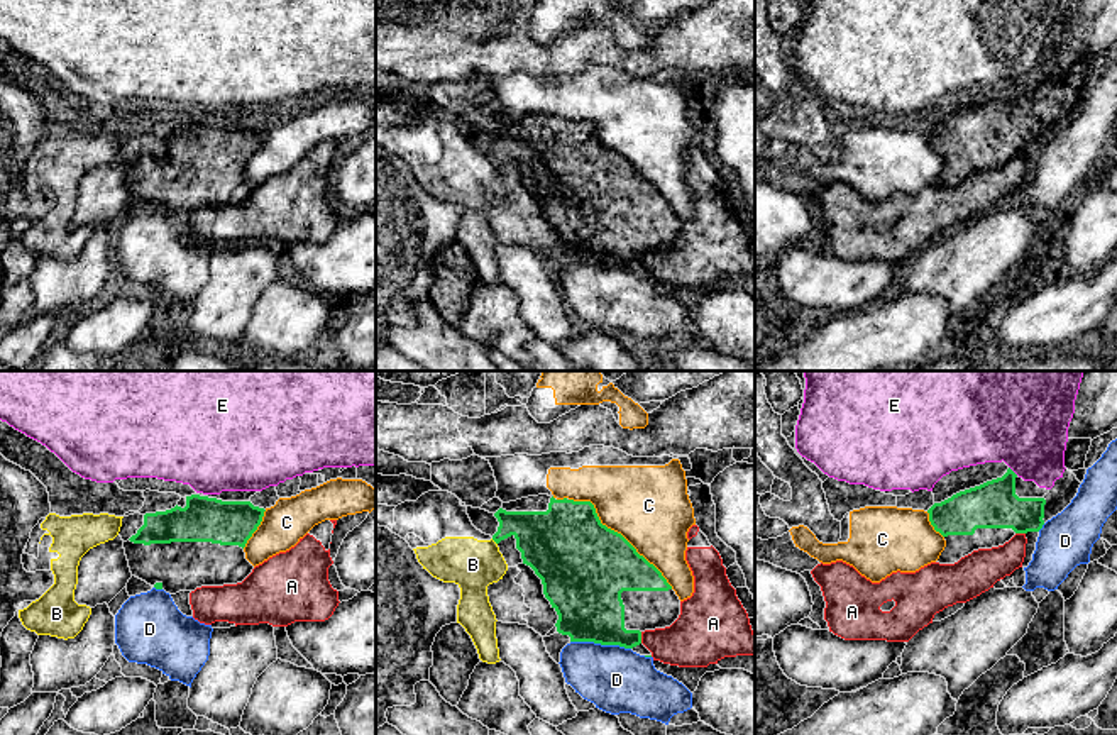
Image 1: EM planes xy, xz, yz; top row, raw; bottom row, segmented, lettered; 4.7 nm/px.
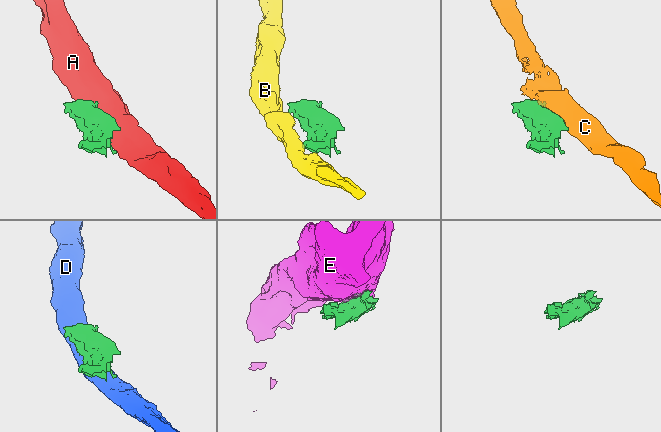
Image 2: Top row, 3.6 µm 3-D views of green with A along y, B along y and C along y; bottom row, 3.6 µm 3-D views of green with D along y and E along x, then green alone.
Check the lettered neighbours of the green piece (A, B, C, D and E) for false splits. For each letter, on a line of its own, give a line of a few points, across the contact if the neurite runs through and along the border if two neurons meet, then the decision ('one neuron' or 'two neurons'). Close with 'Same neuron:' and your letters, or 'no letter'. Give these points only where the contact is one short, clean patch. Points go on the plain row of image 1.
A: two neurons
B: two neurons
C: two neurons
D: two neurons
E: two neurons
Same neuron: no letter

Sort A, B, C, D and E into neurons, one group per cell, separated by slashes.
A / B / C / D / E

